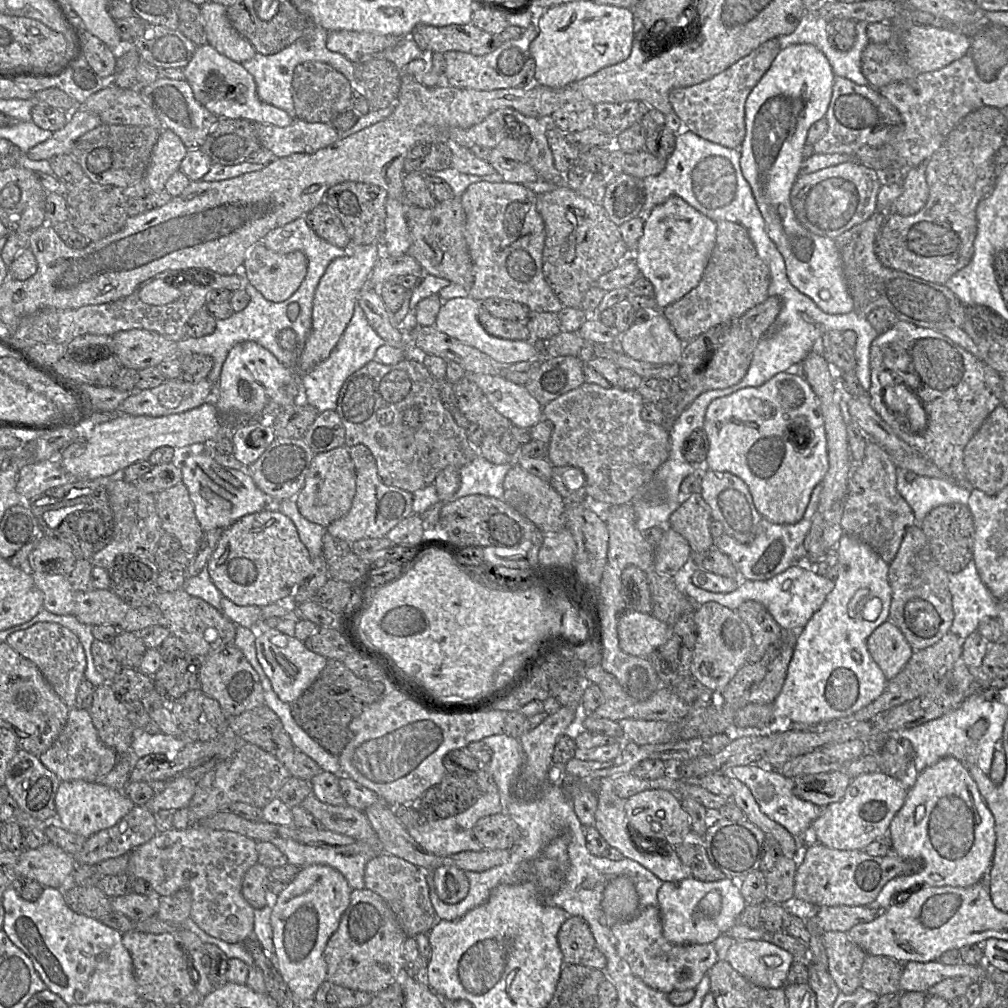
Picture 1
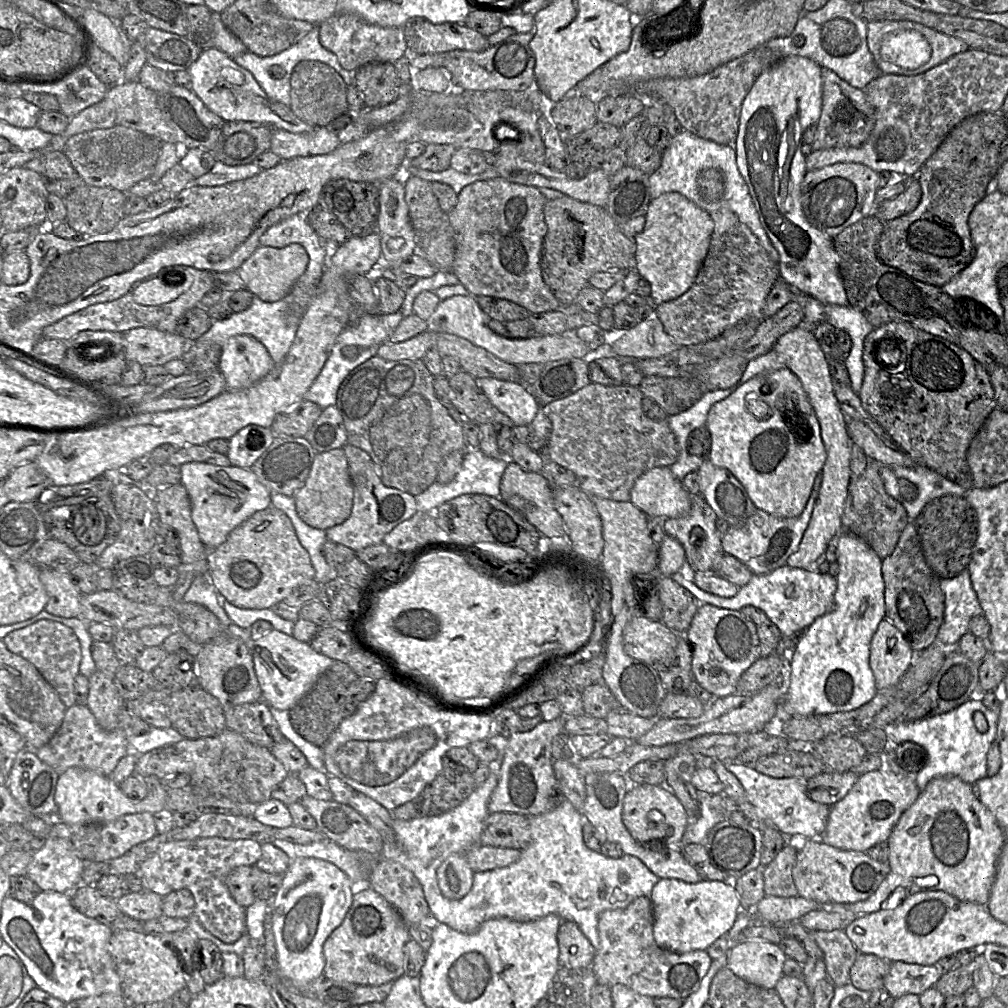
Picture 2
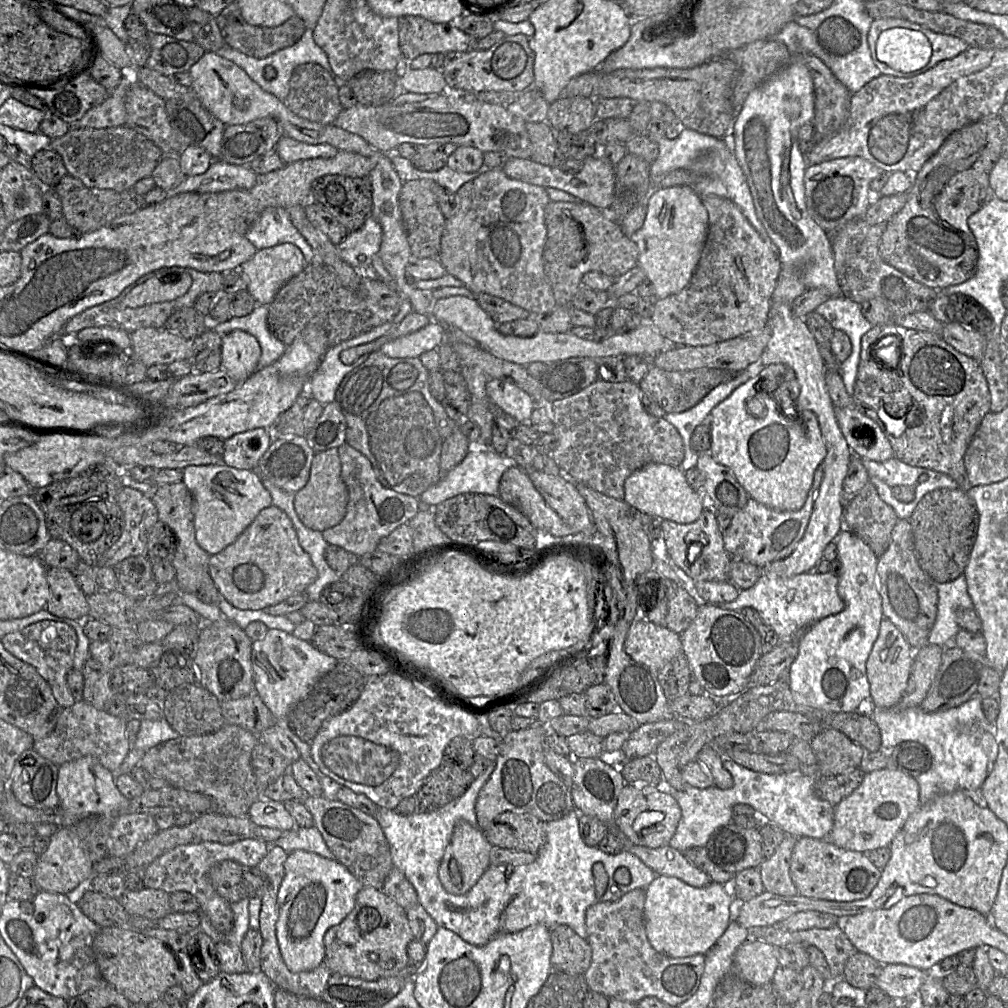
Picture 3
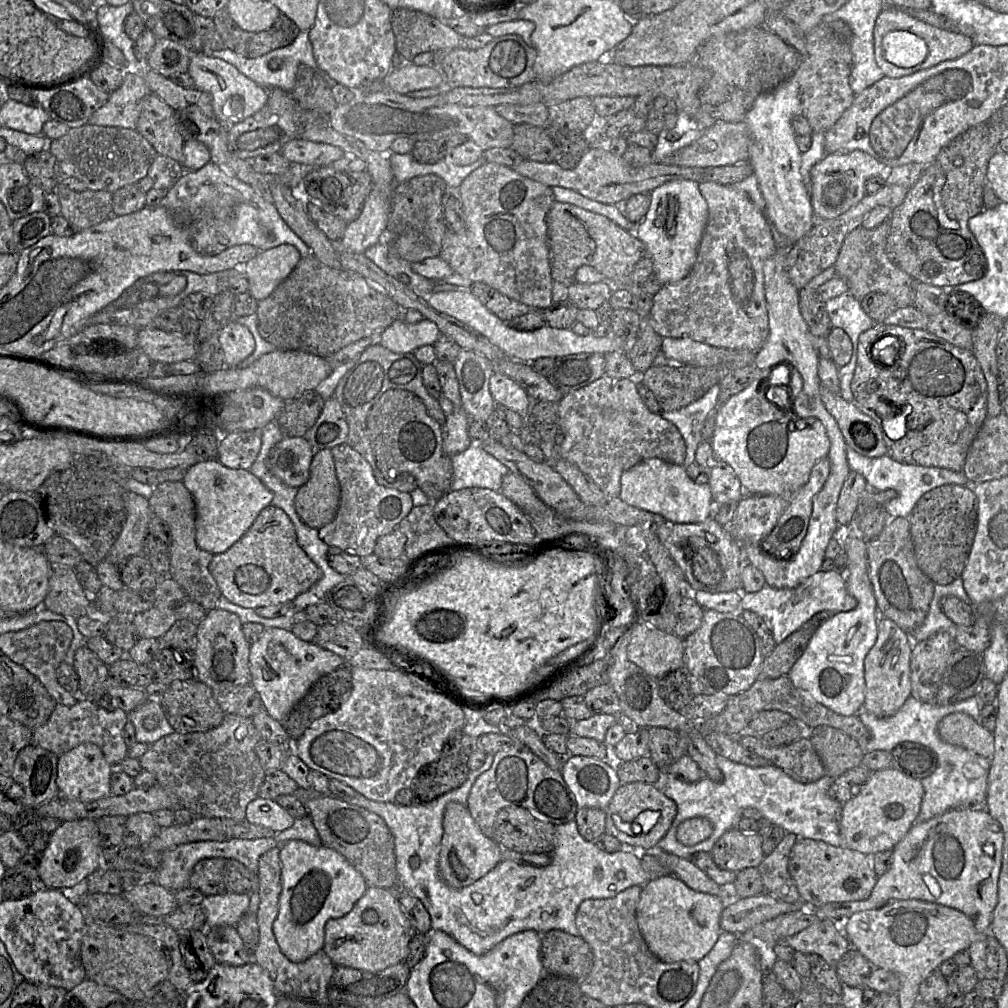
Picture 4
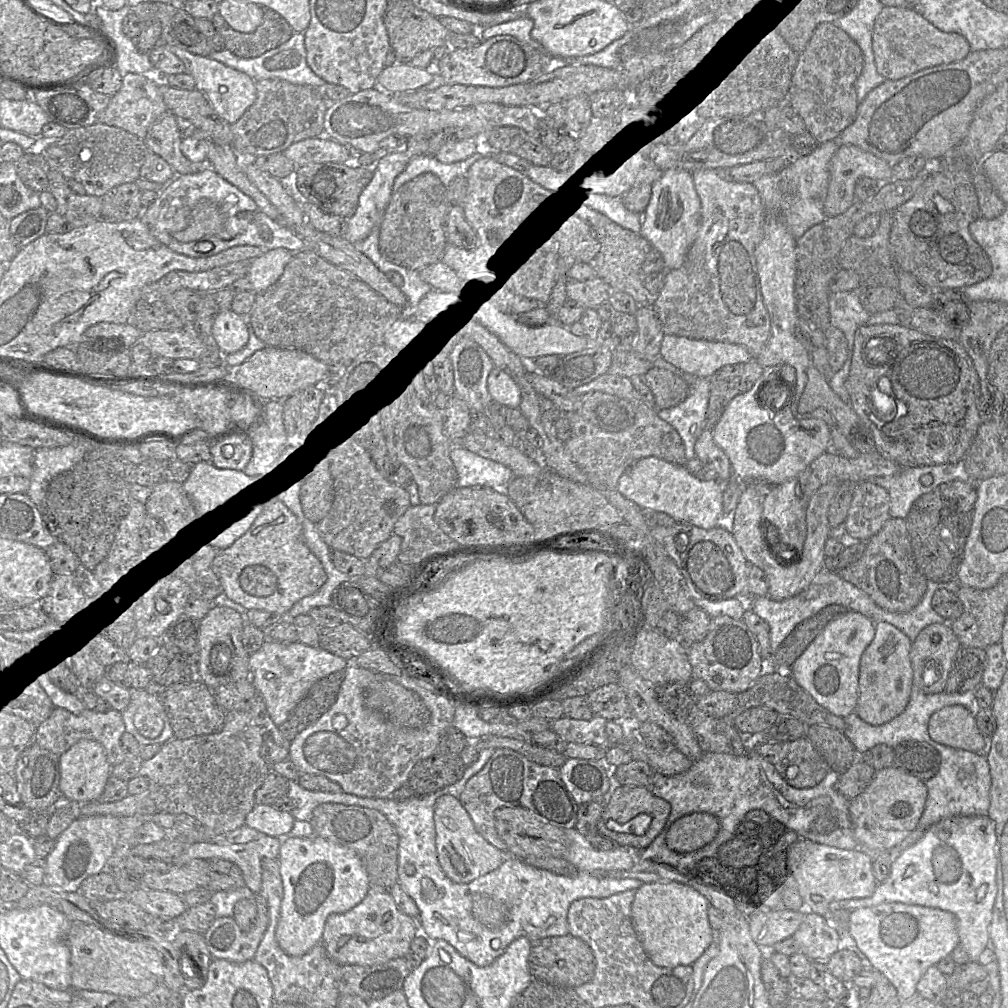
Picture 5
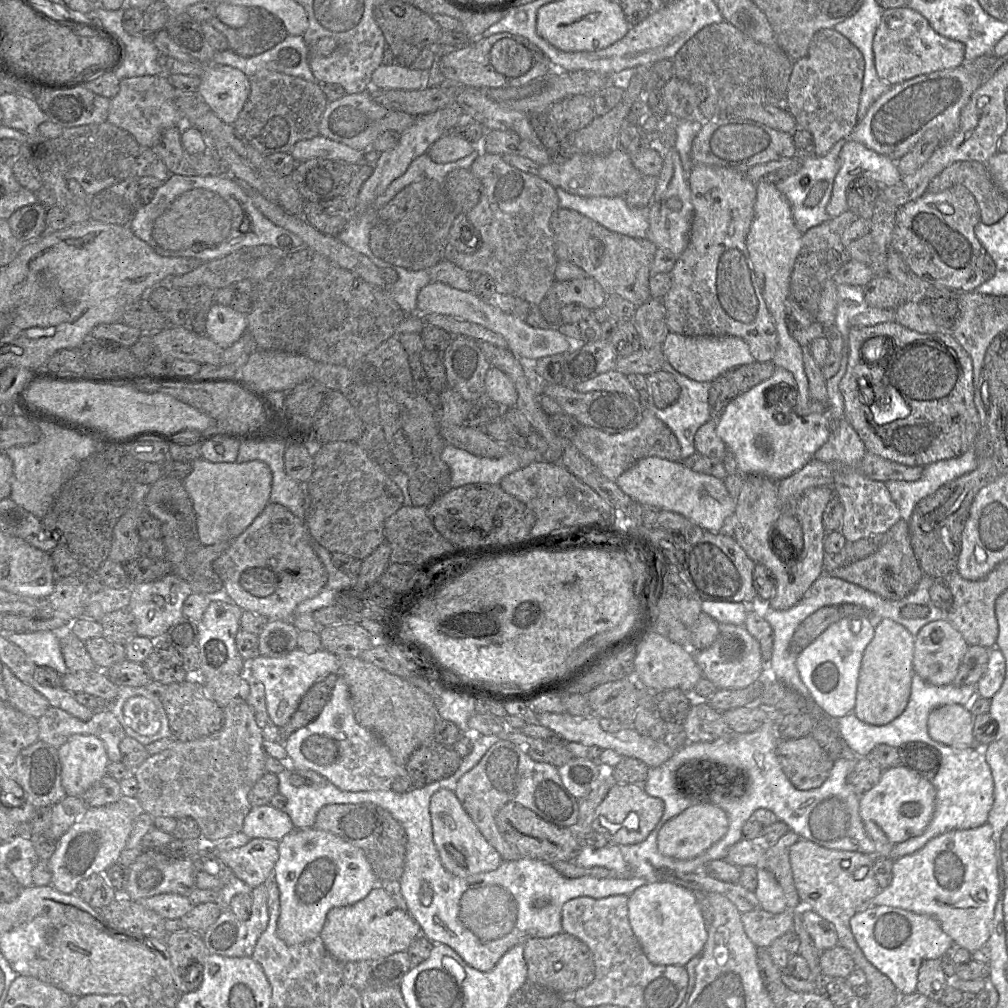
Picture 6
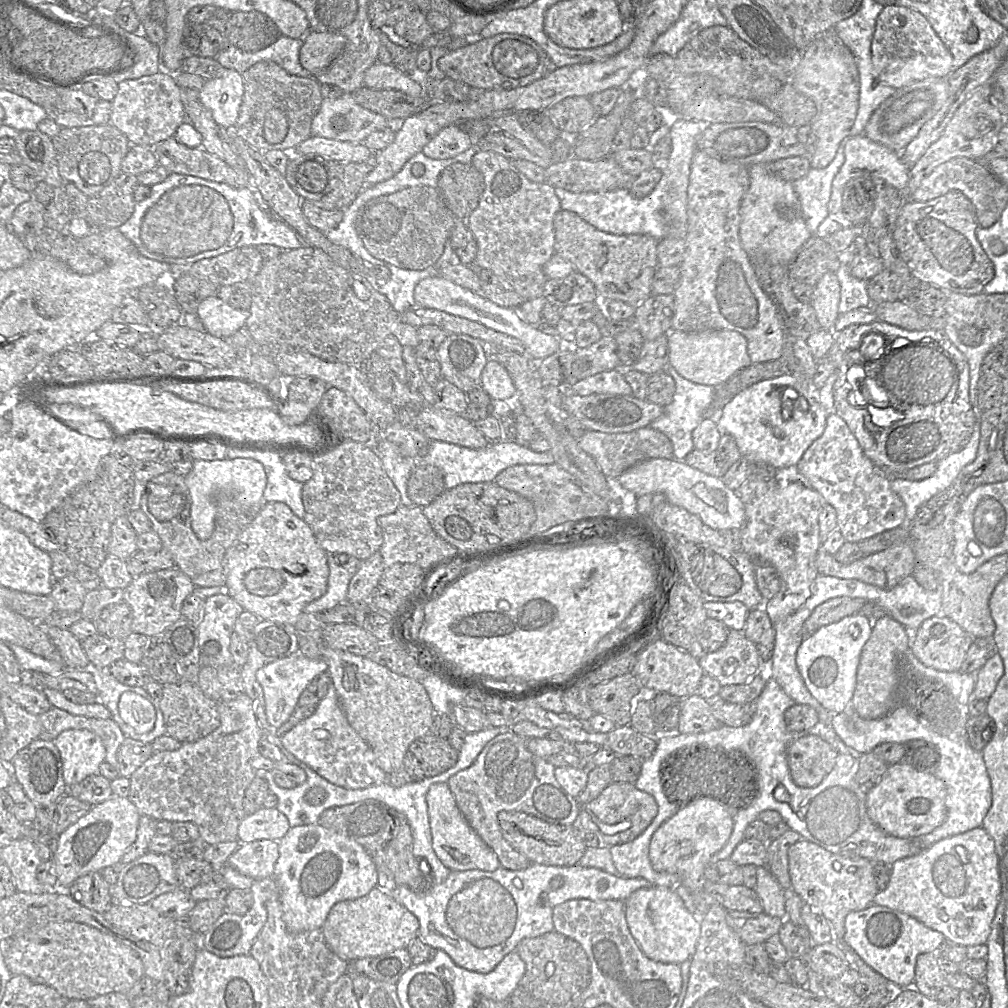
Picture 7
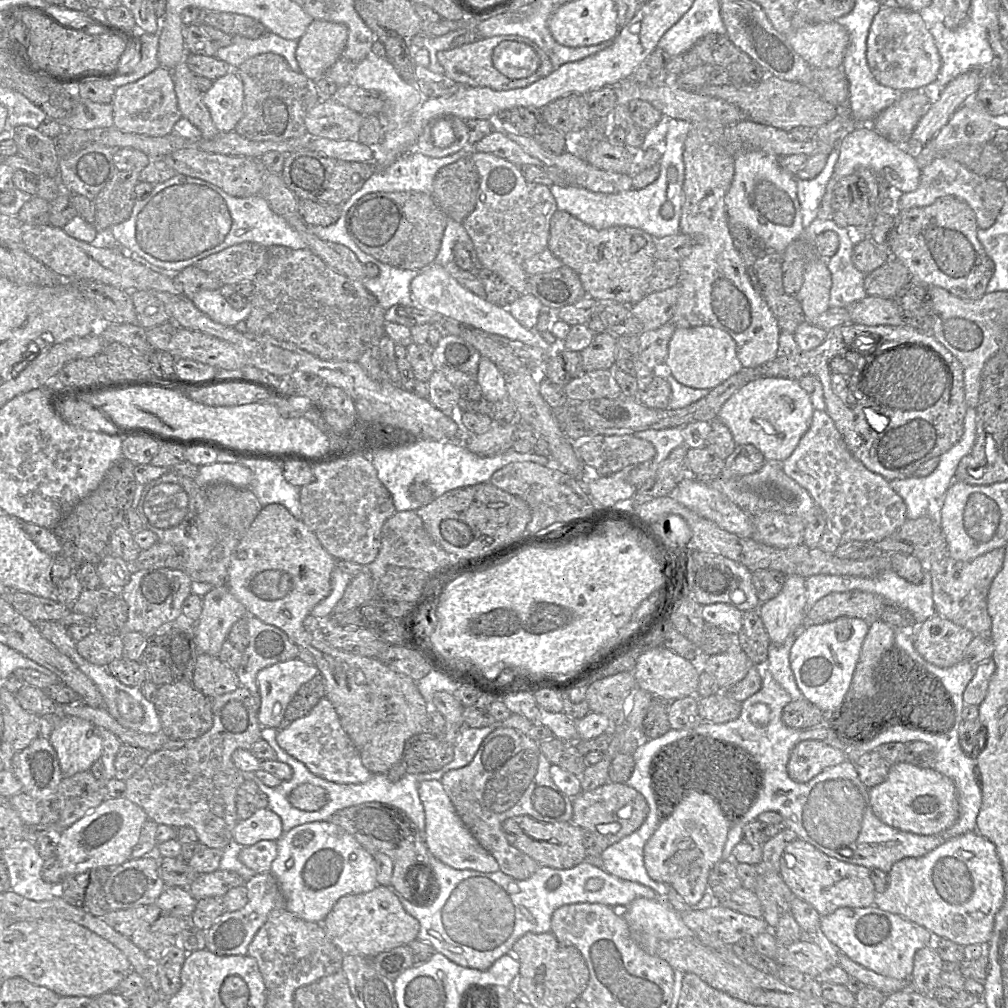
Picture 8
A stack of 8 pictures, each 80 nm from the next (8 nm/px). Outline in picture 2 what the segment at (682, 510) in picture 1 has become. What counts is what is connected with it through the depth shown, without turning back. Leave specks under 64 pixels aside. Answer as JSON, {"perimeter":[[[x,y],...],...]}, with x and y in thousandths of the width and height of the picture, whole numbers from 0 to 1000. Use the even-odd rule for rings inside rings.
{"perimeter":[[[695,491],[688,492],[688,498],[683,511],[675,514],[662,514],[657,517],[660,531],[672,535],[680,546],[681,558],[689,567],[710,568],[711,554],[717,552],[713,528],[710,525],[710,512],[706,504]]]}

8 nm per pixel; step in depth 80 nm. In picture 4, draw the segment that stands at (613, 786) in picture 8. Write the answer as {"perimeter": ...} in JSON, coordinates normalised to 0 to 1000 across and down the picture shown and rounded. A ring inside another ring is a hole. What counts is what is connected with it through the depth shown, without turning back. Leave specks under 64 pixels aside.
{"perimeter":[[[627,776],[613,781],[600,807],[600,826],[611,830],[619,841],[639,846],[649,841],[660,829],[672,808],[672,799],[651,779]]]}

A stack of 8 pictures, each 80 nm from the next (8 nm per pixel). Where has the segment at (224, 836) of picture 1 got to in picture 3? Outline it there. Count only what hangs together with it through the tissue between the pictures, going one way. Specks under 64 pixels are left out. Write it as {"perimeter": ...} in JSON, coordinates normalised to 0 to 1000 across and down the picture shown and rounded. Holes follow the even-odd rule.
{"perimeter":[[[245,831],[228,837],[203,834],[196,837],[178,838],[162,846],[142,863],[143,878],[147,881],[162,883],[167,887],[176,884],[185,884],[189,886],[197,896],[197,905],[200,908],[205,909],[209,918],[218,926],[227,926],[232,918],[229,896],[213,884],[208,874],[207,864],[211,858],[222,853],[237,855],[241,860],[254,860],[260,851],[265,847],[268,839],[269,838],[267,836],[255,831]]]}

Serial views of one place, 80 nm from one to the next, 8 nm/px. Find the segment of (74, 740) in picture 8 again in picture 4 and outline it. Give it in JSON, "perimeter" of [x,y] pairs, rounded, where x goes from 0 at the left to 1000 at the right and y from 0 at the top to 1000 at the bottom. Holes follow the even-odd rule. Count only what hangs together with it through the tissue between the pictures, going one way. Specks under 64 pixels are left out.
{"perimeter":[[[83,737],[58,750],[56,778],[62,791],[90,796],[110,789],[109,772],[112,764],[96,739]]]}

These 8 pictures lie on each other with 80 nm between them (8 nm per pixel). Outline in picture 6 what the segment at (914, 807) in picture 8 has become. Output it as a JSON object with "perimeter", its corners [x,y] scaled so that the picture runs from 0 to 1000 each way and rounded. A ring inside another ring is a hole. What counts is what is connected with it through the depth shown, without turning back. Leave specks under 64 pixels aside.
{"perimeter":[[[895,760],[877,763],[873,775],[853,790],[852,808],[860,828],[874,838],[889,838],[914,828],[927,807],[929,785],[919,774]]]}

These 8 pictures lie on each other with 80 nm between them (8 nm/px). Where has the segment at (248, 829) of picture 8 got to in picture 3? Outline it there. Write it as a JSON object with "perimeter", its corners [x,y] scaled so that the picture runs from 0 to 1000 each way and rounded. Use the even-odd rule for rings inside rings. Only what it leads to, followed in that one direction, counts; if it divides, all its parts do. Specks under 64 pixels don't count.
{"perimeter":[[[266,792],[255,793],[247,802],[246,811],[255,819],[289,824],[294,815],[284,804],[282,797]]]}

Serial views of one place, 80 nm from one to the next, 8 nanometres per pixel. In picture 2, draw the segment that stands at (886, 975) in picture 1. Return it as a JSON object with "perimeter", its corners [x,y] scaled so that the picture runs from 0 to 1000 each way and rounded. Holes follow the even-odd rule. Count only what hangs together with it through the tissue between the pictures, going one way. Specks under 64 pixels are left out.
{"perimeter":[[[852,945],[843,961],[844,975],[855,983],[876,980],[883,957],[884,954],[869,947]]]}

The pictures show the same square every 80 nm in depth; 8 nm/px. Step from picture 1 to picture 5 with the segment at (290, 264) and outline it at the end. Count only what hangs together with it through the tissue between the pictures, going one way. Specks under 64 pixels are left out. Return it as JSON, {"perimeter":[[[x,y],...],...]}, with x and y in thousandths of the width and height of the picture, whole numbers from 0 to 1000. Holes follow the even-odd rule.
{"perimeter":[[[282,246],[265,249],[248,260],[245,276],[250,282],[251,290],[257,291],[266,287],[280,273],[283,264],[291,251]]]}

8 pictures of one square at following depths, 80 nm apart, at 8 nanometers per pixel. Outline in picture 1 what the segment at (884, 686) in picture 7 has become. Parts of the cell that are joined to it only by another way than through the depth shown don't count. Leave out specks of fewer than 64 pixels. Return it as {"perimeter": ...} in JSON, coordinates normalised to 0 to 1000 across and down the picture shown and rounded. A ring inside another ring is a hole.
{"perimeter":[[[884,616],[866,626],[860,642],[881,676],[893,668],[907,648],[895,626]]]}

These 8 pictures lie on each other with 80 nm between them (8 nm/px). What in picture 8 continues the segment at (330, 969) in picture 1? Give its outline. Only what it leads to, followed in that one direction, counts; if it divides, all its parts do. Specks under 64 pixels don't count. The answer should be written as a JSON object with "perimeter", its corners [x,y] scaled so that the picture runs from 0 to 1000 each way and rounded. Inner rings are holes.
{"perimeter":[[[375,878],[369,884],[338,890],[320,914],[325,931],[343,947],[371,948],[395,938],[404,938],[414,932],[417,917],[400,901],[397,889],[387,880]]]}

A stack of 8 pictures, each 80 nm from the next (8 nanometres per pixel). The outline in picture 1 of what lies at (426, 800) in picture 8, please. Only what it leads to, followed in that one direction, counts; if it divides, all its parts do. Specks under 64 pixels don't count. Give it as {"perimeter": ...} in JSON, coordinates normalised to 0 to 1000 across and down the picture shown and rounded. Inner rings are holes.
{"perimeter":[[[439,857],[430,863],[430,873],[436,891],[444,897],[459,893],[465,885],[462,865],[451,858]]]}

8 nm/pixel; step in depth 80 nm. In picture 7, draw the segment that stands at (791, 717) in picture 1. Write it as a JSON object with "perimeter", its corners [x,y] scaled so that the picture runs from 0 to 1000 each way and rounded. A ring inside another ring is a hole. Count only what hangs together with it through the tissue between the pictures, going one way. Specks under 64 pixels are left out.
{"perimeter":[[[857,610],[839,611],[816,621],[798,634],[790,648],[790,661],[805,689],[824,708],[844,702],[855,643],[862,634],[866,616]]]}

